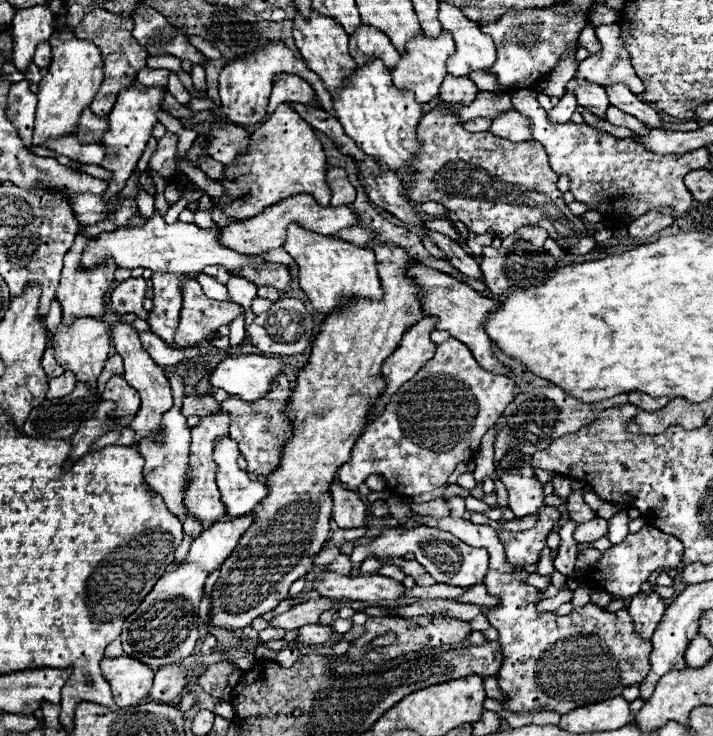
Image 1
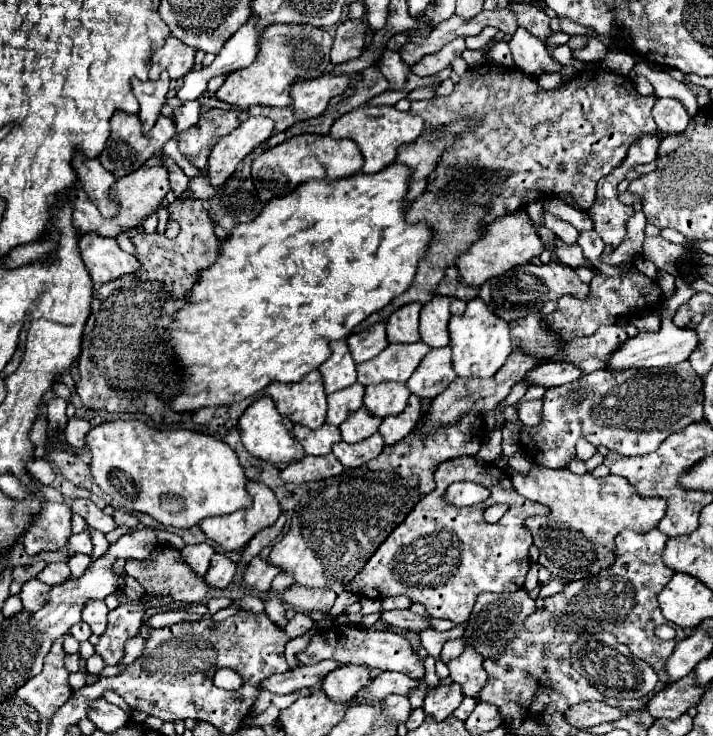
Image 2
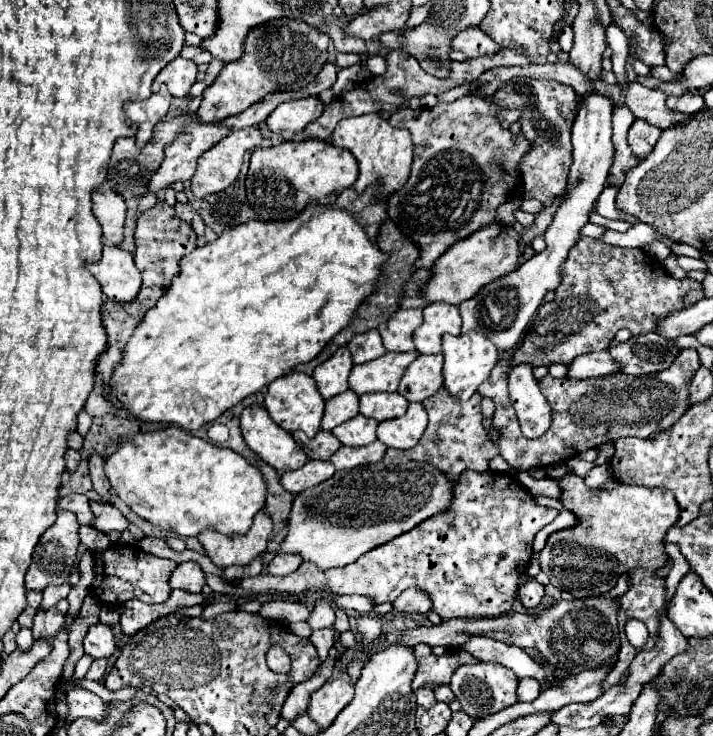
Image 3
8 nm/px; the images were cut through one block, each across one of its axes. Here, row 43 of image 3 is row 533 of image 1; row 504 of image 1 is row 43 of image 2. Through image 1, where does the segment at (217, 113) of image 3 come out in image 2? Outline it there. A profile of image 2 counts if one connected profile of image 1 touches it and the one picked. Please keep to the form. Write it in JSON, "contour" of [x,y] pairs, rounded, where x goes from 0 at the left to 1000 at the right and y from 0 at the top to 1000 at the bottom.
{"contour":[[[381,33],[373,35],[370,43],[365,46],[362,54],[362,76],[359,82],[342,92],[331,95],[317,103],[317,111],[311,120],[303,125],[303,133],[311,139],[320,139],[334,147],[351,147],[351,144],[407,144],[407,120],[415,111],[424,109],[438,109],[460,98],[463,92],[463,63],[466,63],[466,49],[457,41],[449,41],[435,33]]]}

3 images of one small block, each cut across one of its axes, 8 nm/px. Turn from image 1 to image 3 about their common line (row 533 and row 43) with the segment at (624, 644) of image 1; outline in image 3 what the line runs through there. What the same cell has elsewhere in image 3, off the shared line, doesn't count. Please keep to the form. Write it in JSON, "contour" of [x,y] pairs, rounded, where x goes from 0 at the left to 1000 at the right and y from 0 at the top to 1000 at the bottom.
{"contour":[[[654,38],[651,43],[642,43],[634,52],[634,68],[654,73],[654,79],[670,79],[693,73],[698,68],[698,60],[687,49],[682,49],[673,38]]]}

